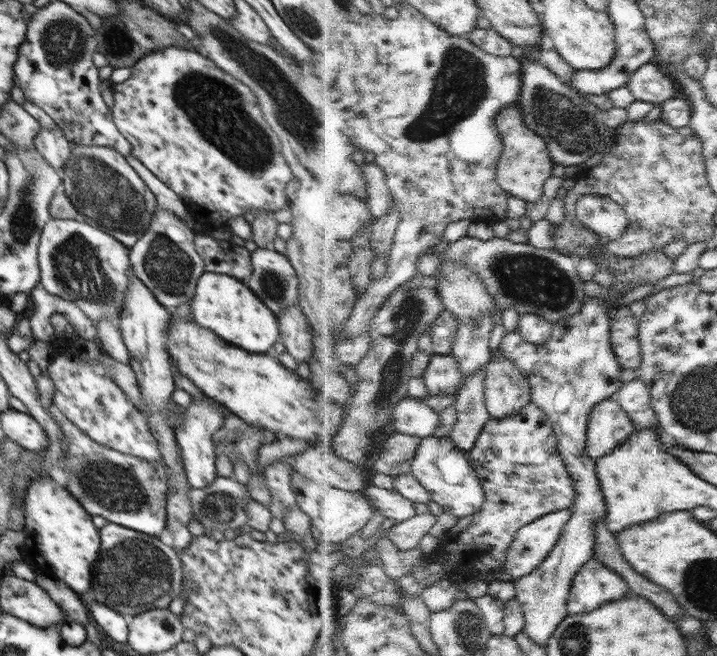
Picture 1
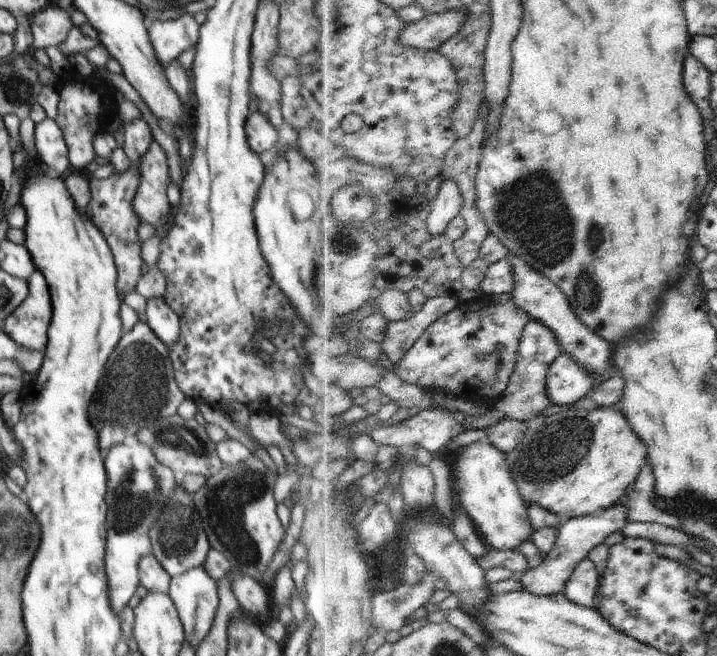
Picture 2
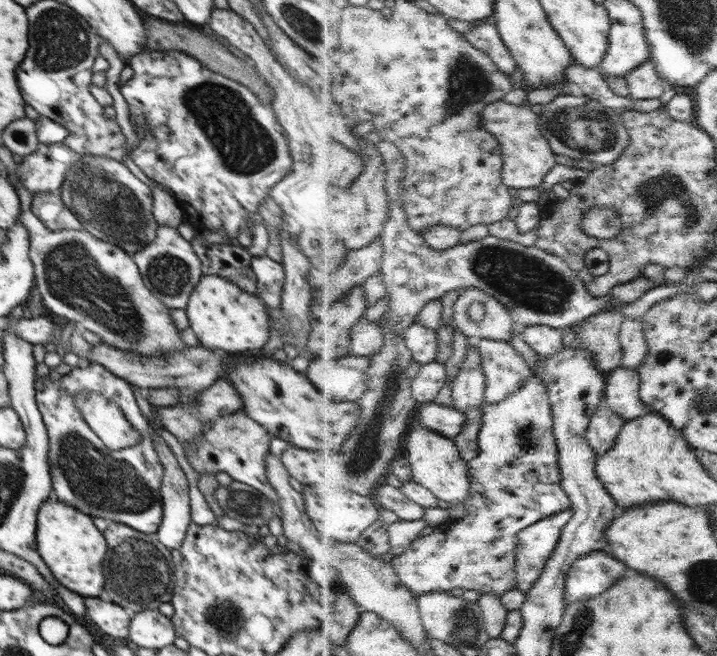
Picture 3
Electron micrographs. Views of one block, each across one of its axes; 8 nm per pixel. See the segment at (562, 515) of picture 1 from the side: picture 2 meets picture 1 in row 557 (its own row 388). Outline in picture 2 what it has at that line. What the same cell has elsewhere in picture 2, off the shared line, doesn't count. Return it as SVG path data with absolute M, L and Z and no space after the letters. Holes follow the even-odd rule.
M533 319L524 332L523 343L519 349L519 365L516 368L515 376L512 378L510 387L501 400L495 404L507 419L520 421L536 421L546 418L544 412L552 408L555 402L549 393L549 374L556 360L563 355L563 346L560 343L556 332L552 331L542 321Z

